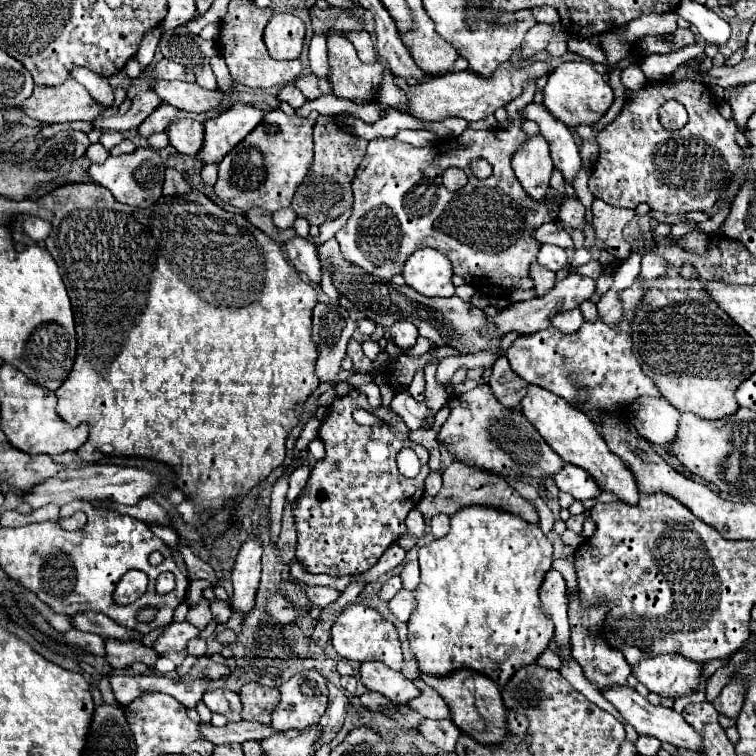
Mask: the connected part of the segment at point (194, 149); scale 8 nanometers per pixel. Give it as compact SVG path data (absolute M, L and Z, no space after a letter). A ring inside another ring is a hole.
M184 117L170 123L168 137L176 151L196 157L204 145L204 125L192 117Z

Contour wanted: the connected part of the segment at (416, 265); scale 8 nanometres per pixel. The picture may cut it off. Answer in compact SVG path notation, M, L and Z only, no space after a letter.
M422 247L412 253L402 271L406 283L428 297L452 297L452 263L450 259L432 247Z

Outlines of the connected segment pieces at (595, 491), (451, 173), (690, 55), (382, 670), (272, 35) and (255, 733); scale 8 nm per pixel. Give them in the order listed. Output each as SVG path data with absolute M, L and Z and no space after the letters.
M566 463L566 467L554 477L554 481L560 491L566 491L574 499L580 499L580 501L596 499L602 493L600 485L584 469L580 469L576 465Z
M452 167L452 169L448 169L448 171L444 173L442 183L444 183L446 189L450 189L450 191L458 191L460 187L464 187L464 183L466 183L466 175L464 175L464 171Z
M696 43L686 45L680 51L674 51L674 53L668 53L668 55L648 55L648 57L644 57L644 61L640 63L640 69L644 71L648 81L664 81L676 71L676 67L680 63L694 59L702 53L704 53L704 47L700 47Z
M368 661L360 665L360 681L366 685L368 691L378 691L398 703L408 703L420 695L420 689L414 685L412 679L404 677L398 671L392 671L380 661Z
M274 13L264 29L264 43L272 59L298 59L304 45L304 21L292 13Z
M240 721L240 723L228 723L224 727L212 727L212 725L200 725L200 733L204 739L210 739L214 745L230 745L230 743L242 743L246 739L266 739L270 735L280 733L272 725L264 725L258 721Z

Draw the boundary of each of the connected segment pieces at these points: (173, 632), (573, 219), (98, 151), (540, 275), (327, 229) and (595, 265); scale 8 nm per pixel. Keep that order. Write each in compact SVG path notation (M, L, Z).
M188 621L184 623L170 623L170 627L156 639L156 653L168 653L168 651L184 651L186 643L194 637L198 637L200 631L190 625Z
M568 197L568 203L564 203L564 207L560 207L560 211L558 211L558 219L570 229L582 231L584 223L586 223L586 209L578 199Z
M96 143L96 145L90 145L88 149L86 149L86 155L88 155L88 159L94 163L102 163L110 153L100 145L100 143Z
M538 263L532 265L530 277L534 279L534 289L536 289L538 295L544 295L546 291L550 291L556 284L556 273L554 273L554 271L548 271L548 269L544 269L544 267L540 267Z
M352 208L347 210L340 217L331 221L327 221L326 223L320 226L318 238L312 238L310 235L308 235L306 240L310 241L310 243L312 243L315 246L320 246L322 243L326 242L327 240L335 236L335 234L346 224L351 213Z
M594 260L578 268L578 273L586 275L594 280L598 279L603 272L602 265Z

